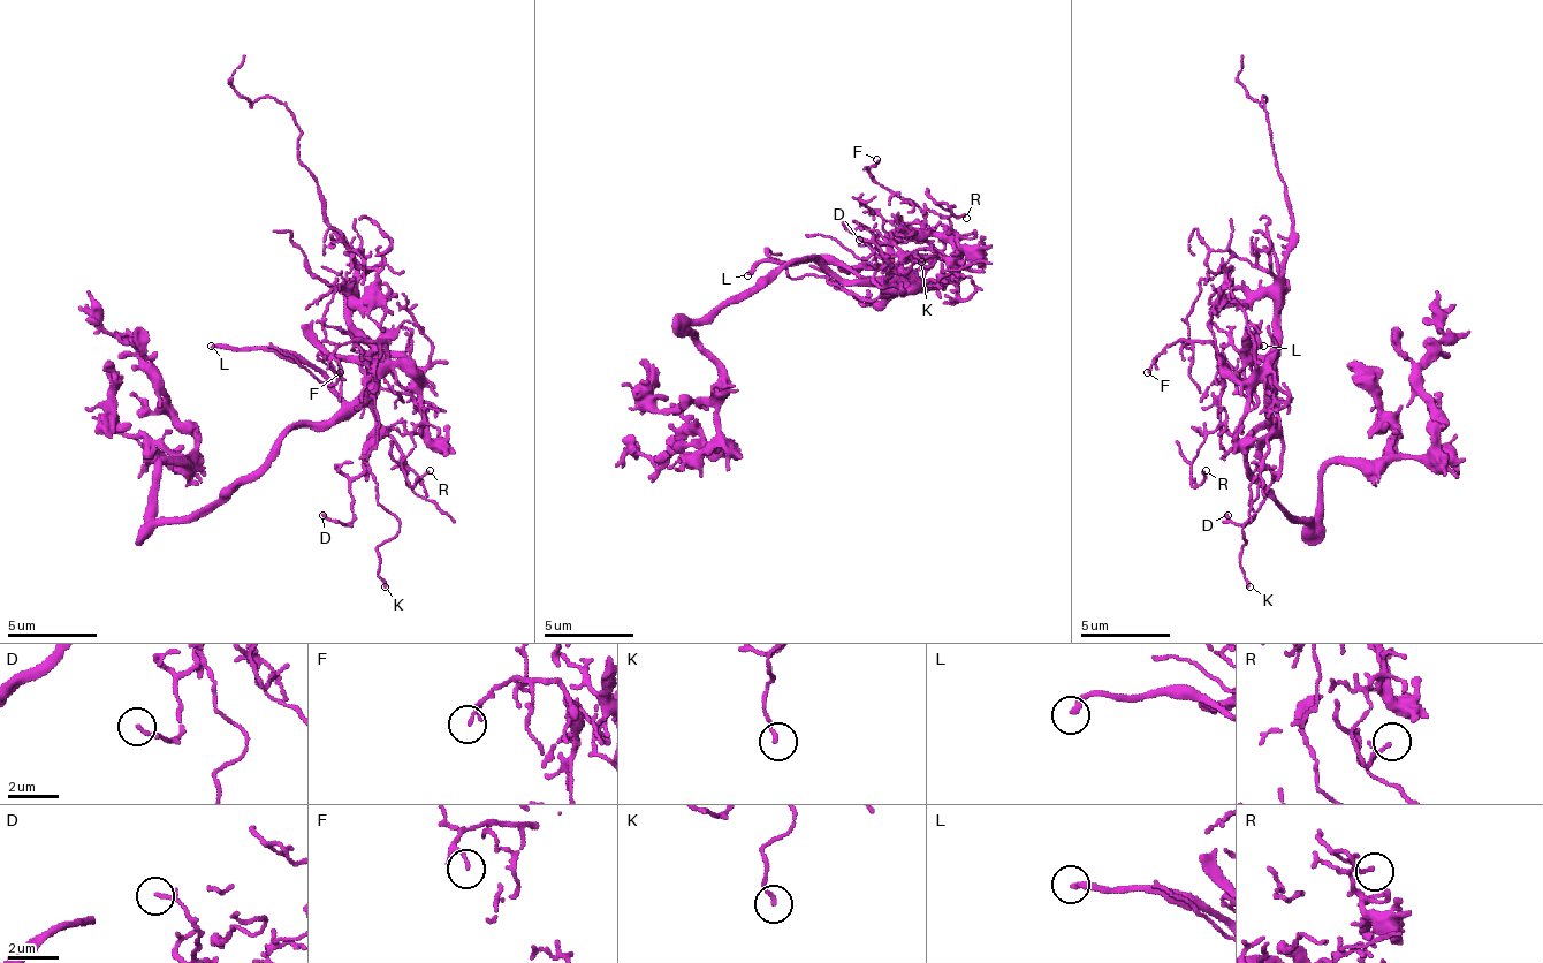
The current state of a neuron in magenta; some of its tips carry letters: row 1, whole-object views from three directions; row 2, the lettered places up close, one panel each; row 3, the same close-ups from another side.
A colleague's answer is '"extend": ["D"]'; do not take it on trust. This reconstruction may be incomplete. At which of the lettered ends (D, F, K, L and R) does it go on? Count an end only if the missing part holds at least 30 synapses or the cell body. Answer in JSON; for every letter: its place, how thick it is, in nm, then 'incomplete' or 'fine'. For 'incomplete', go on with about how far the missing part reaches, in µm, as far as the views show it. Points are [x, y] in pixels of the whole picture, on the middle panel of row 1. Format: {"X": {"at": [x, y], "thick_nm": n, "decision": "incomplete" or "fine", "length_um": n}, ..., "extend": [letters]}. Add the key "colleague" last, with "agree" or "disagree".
{"D": {"at": [859, 240], "thick_nm": 140, "decision": "fine"}, "F": {"at": [876, 159], "thick_nm": 130, "decision": "fine"}, "K": {"at": [921, 262], "thick_nm": 130, "decision": "fine"}, "L": {"at": [747, 275], "thick_nm": 200, "decision": "incomplete", "length_um": 70}, "R": {"at": [966, 218], "thick_nm": 140, "decision": "fine"}, "extend": ["L"], "colleague": "disagree"}

